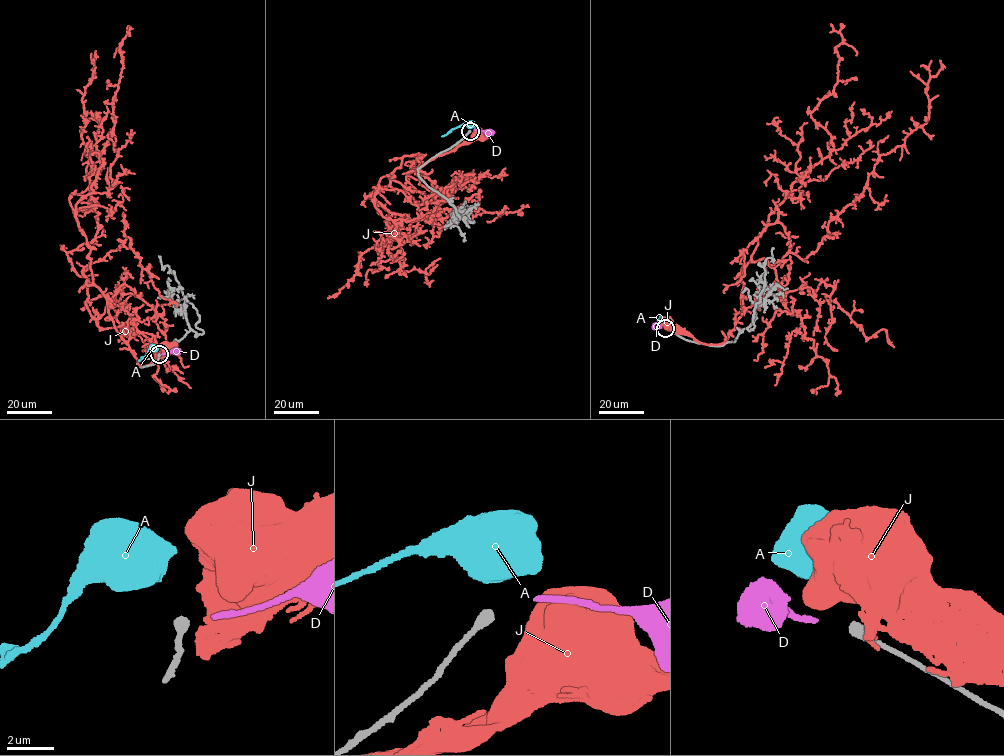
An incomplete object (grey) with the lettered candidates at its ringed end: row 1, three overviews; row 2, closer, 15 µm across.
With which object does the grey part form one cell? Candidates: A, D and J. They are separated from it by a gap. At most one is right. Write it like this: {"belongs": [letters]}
{"belongs": ["D"]}

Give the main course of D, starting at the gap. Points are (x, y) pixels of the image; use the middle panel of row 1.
D: (474, 129), (489, 132)

